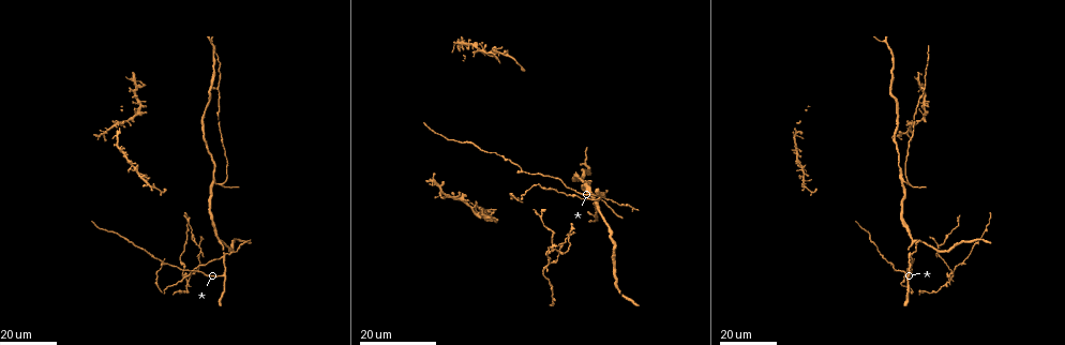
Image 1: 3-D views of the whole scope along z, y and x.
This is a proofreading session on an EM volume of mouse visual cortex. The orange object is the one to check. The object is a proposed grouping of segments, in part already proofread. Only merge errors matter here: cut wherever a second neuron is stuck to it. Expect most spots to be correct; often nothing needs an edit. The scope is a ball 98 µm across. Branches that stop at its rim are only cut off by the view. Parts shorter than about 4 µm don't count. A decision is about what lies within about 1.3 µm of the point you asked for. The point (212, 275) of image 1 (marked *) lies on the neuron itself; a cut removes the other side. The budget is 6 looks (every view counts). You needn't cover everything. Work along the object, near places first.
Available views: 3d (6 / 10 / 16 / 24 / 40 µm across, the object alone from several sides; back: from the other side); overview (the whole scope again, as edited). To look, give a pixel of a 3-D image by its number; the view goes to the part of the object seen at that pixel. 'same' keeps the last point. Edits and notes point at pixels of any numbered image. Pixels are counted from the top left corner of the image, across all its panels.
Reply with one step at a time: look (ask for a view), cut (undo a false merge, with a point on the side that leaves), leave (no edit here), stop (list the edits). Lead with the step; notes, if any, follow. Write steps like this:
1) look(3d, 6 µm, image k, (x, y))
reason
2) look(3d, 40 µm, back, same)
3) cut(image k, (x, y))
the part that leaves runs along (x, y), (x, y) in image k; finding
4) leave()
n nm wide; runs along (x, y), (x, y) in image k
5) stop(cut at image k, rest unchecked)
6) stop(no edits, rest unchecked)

look(3d, 24 µm, image 1, (215, 181))

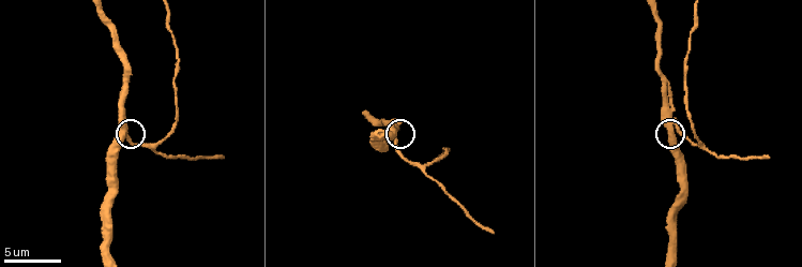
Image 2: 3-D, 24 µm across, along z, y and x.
look(3d, 6 µm, image 2, (677, 132))
zoom in

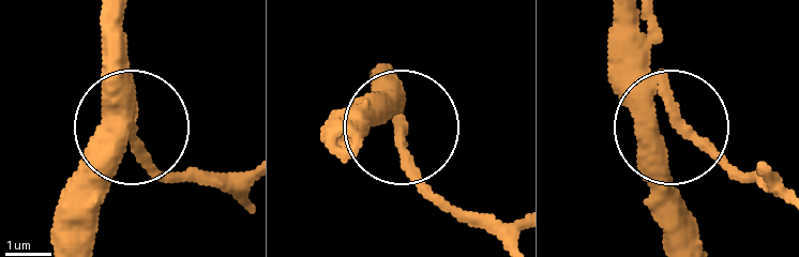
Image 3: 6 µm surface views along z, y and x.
leave()
250 nm wide; continuous, no second neuron

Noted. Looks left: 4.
look(3d, 16 µm, image 1, (134, 167))
arms part here

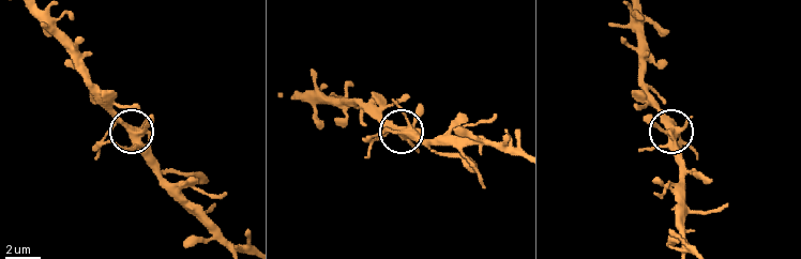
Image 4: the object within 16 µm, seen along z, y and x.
look(3d, 10 µm, image 4, (122, 122))
closer look

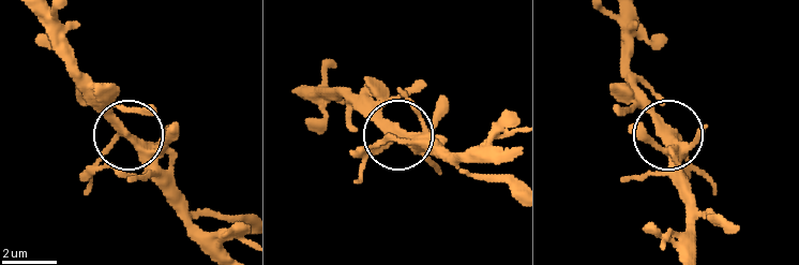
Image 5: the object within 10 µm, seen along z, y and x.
leave()
280 nm wide; one neuron here

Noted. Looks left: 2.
look(3d, 24 µm, image 1, (216, 89))
three-way junction

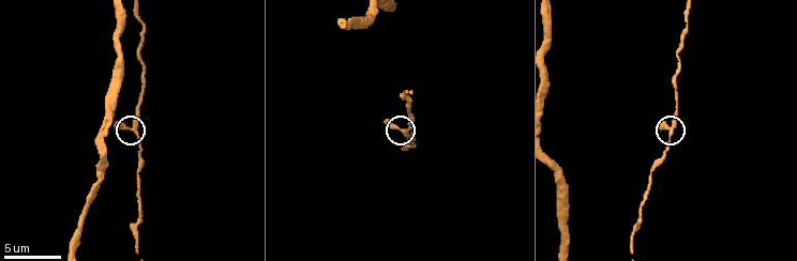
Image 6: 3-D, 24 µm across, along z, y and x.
look(3d, 6 µm, image 6, (670, 130))

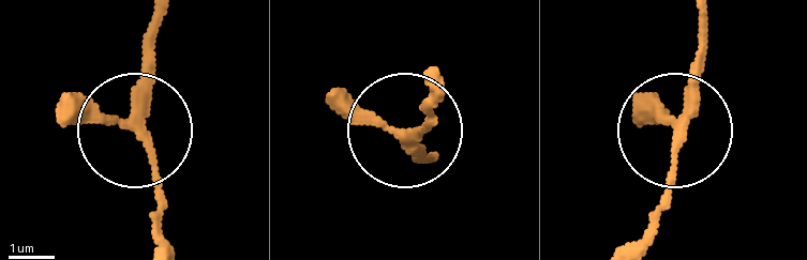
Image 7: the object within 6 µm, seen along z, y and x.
leave()
180 nm wide; all the same neuron

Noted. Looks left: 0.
stop(no edits, rest unchecked)

